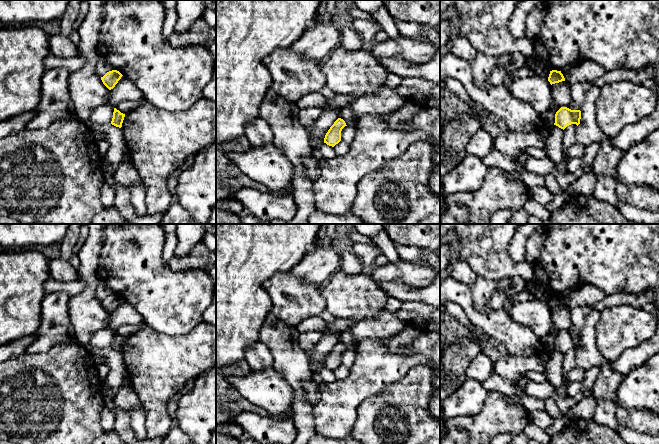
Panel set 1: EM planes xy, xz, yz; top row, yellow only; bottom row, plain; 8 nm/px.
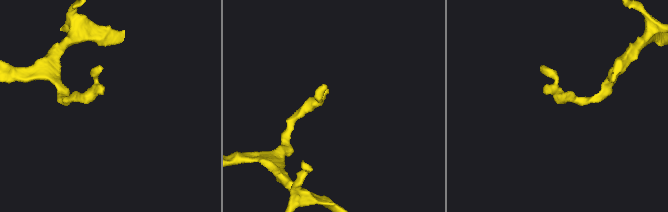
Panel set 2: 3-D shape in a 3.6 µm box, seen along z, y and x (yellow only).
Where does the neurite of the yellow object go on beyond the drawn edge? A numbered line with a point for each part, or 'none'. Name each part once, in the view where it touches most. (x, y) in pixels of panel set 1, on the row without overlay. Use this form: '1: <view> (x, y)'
none

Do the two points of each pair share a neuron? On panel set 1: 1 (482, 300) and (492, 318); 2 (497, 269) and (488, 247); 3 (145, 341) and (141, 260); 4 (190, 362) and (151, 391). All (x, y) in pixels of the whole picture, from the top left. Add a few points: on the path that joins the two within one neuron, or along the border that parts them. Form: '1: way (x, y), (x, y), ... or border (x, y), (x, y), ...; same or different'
1: border (470, 290), (472, 304), (477, 309), (483, 311); different
2: way (495, 264), (488, 257), (488, 252); same
3: border (144, 323), (165, 334); different
4: way (180, 362), (161, 381); same

